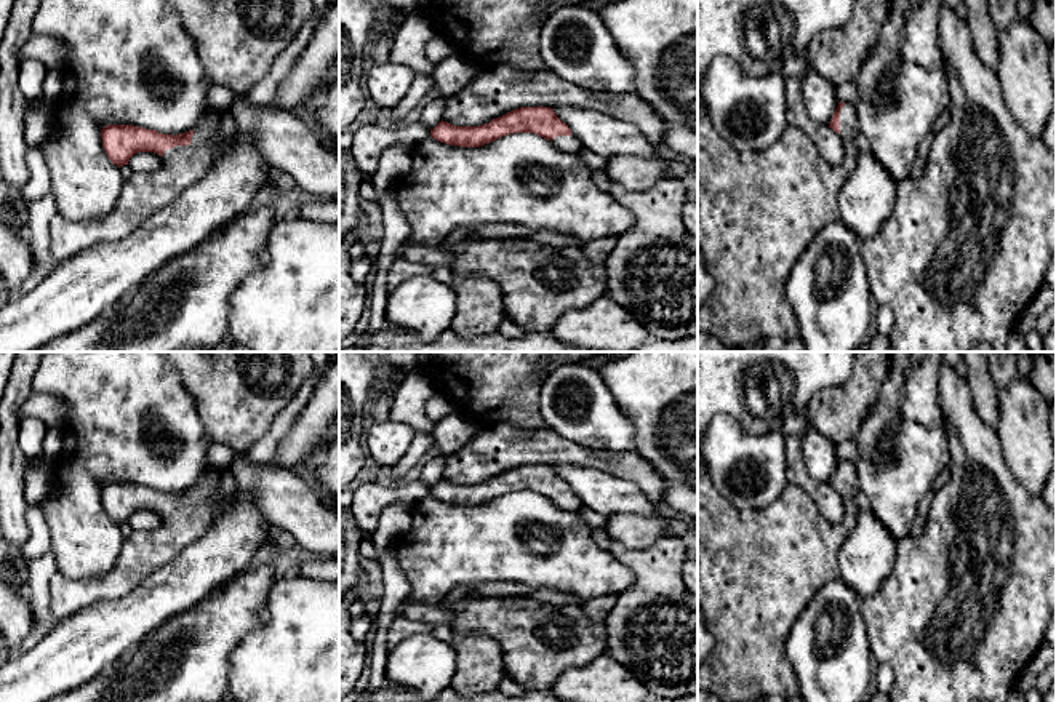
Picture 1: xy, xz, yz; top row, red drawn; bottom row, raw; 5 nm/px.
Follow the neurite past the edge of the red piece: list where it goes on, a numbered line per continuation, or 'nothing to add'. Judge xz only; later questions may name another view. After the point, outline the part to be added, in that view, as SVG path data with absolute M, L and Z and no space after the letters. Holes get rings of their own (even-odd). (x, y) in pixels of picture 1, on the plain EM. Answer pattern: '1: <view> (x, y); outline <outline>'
1: xz (572, 502); outline M557 494L550 499L558 509L570 510L570 512L579 512L582 507L582 502L578 496L571 494Z

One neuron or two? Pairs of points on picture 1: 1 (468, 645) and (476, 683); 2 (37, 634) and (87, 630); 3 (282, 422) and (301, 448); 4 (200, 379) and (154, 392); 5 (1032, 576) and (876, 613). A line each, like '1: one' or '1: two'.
1: one
2: two
3: two
4: two
5: one

